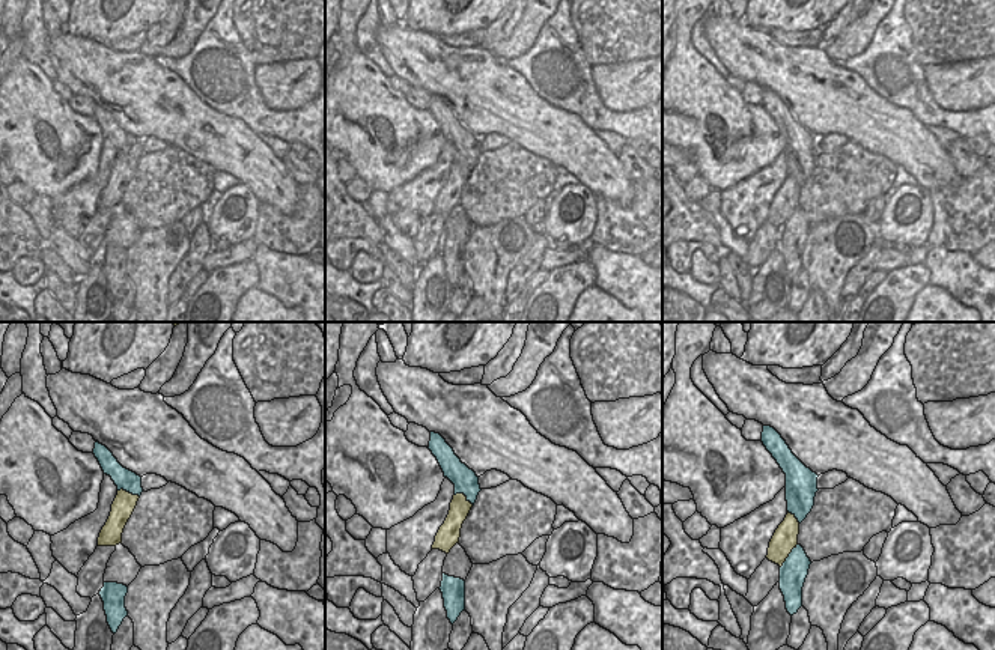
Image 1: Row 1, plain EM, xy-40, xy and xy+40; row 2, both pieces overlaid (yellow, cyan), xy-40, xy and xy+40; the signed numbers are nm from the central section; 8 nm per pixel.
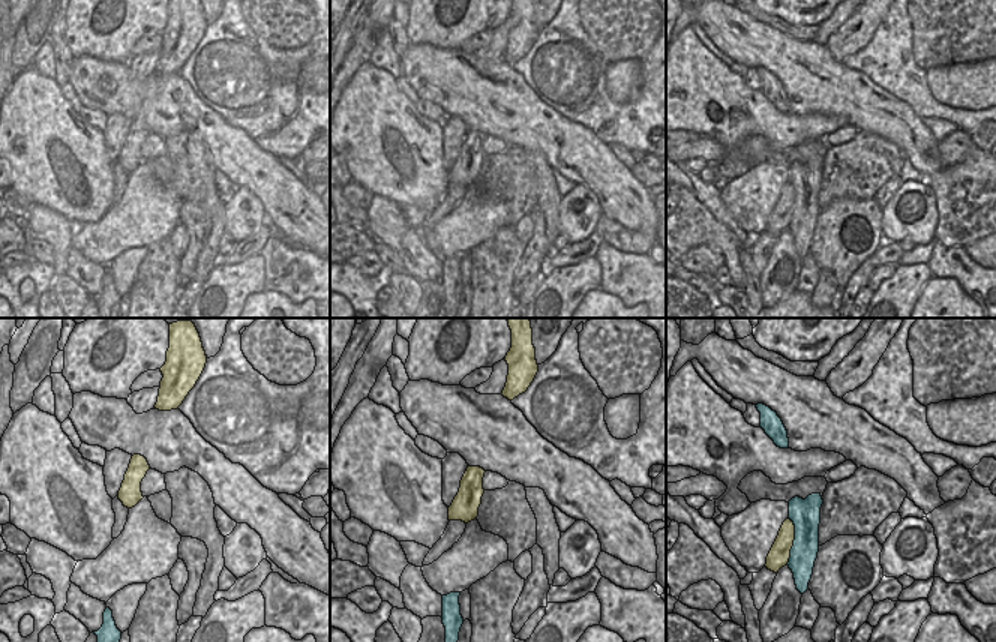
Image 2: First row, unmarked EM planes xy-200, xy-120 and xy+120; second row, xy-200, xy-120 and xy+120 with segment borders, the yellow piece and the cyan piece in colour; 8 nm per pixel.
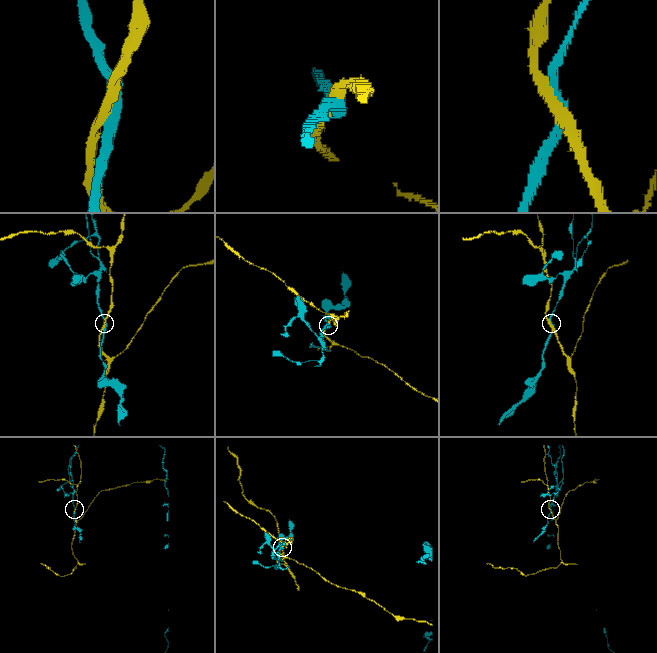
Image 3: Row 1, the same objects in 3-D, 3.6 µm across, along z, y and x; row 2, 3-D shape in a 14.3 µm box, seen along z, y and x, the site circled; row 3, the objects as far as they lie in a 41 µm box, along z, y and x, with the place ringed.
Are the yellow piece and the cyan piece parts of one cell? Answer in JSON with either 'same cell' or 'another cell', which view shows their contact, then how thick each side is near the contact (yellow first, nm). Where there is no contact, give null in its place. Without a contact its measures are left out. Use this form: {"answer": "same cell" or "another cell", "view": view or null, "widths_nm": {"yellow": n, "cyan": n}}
{"answer": "another cell", "view": "xy+40", "widths_nm": {"yellow": 200, "cyan": 220}}

